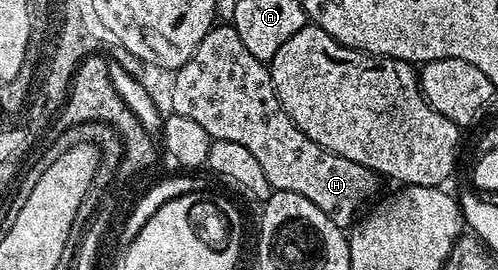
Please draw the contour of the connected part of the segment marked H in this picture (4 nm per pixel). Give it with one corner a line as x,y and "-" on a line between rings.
216,24
210,32
197,44
197,52
189,56
189,60
181,69
174,71
176,84
173,91
173,111
181,116
189,116
189,120
201,124
205,132
209,132
212,140
233,140
233,144
241,144
249,151
265,172
272,191
284,190
297,192
297,196
305,196
309,204
317,204
333,224
344,228
350,227
360,217
363,205
379,190
380,175
374,174
365,164
353,164
353,160
345,160
345,156
337,156
325,148
321,148
285,112
281,100
275,91
270,69
241,44
241,36
237,36
234,25

